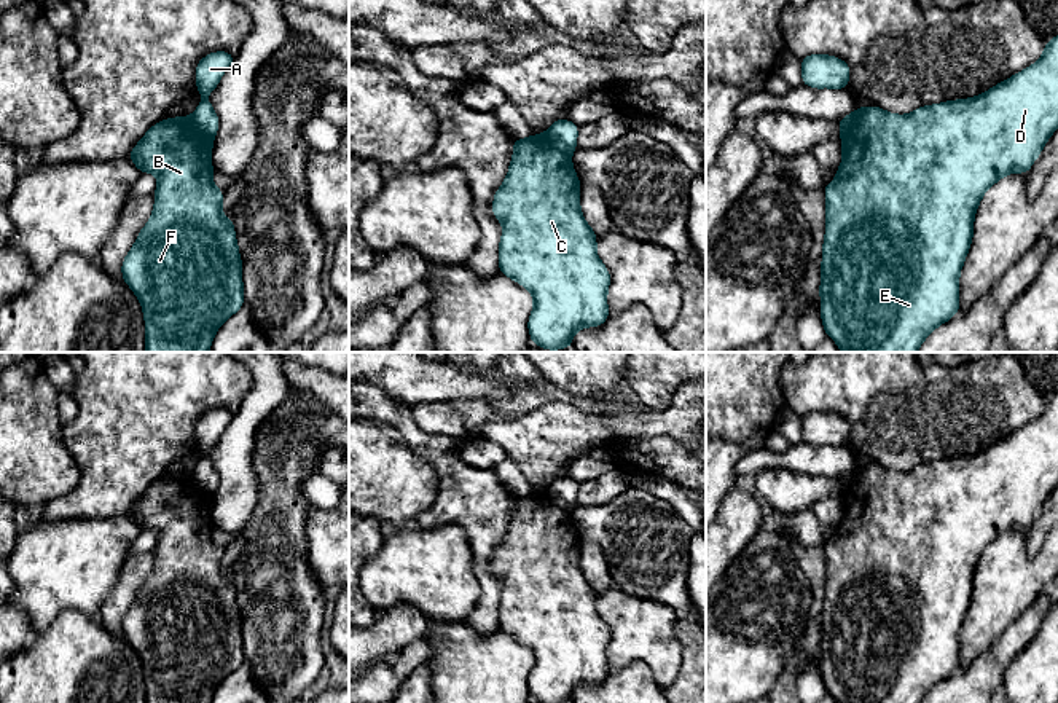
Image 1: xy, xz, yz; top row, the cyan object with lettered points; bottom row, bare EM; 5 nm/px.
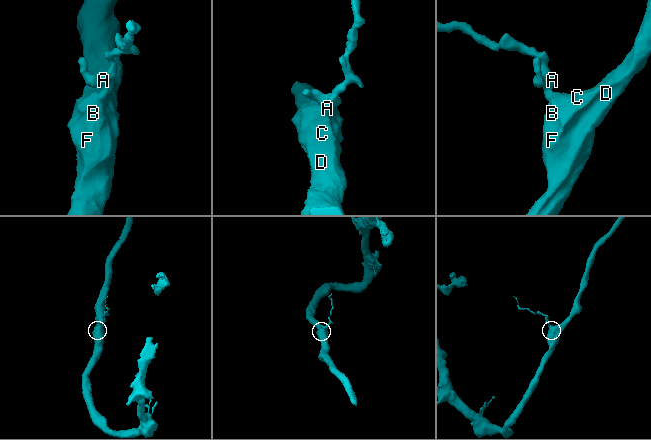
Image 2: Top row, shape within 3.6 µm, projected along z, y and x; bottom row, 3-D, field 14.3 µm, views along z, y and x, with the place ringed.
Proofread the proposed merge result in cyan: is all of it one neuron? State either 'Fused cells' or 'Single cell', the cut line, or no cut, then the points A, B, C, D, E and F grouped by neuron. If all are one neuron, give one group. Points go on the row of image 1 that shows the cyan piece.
Fused cells. Split along xy (190, 117), (193, 125), (212, 139). Groups: A / B C D E F

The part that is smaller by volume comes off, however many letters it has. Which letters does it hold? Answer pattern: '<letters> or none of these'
A

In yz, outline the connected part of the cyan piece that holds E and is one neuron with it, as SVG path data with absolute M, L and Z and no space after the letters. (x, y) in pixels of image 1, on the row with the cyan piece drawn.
M1058 35L1045 43L1039 61L994 88L970 99L924 105L908 115L894 115L880 107L857 107L851 126L840 135L843 161L837 179L825 185L825 238L822 245L821 317L825 335L841 352L916 352L923 341L959 311L959 273L974 236L975 210L986 190L1012 172L1028 174L1044 145L1058 128Z

